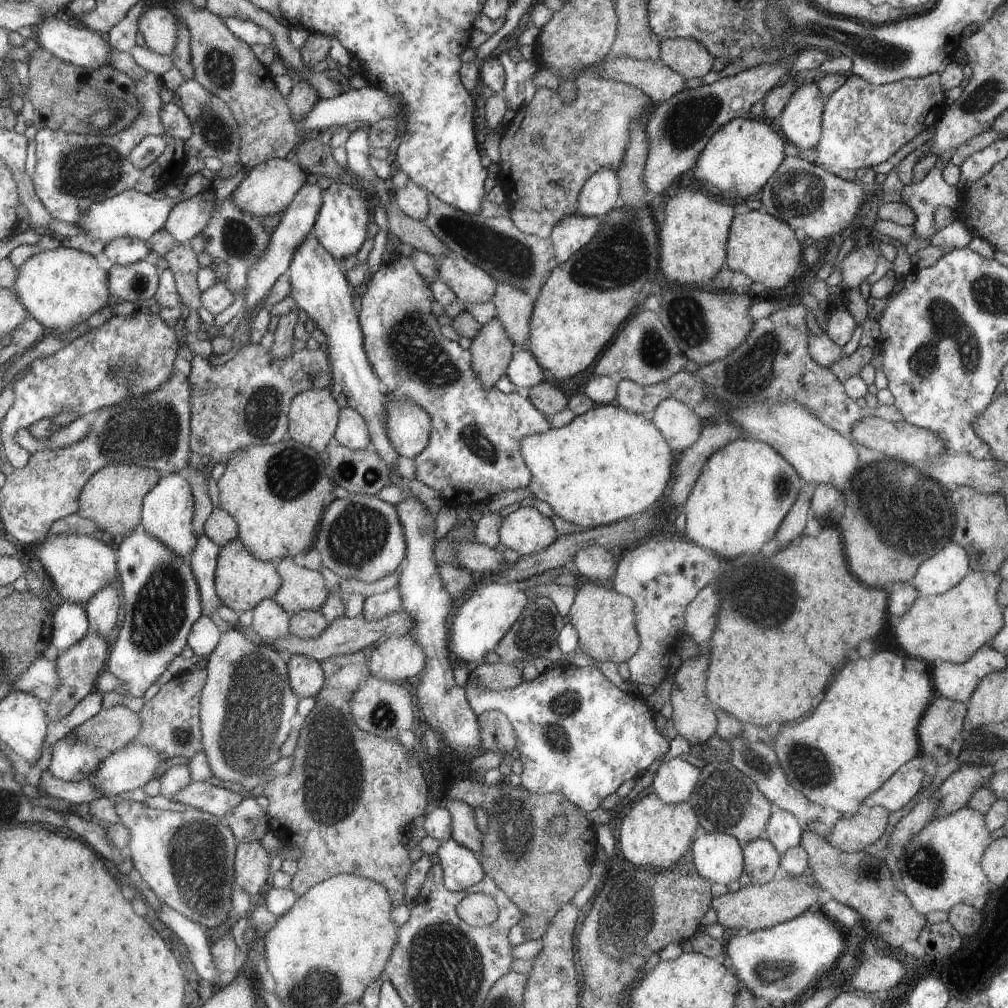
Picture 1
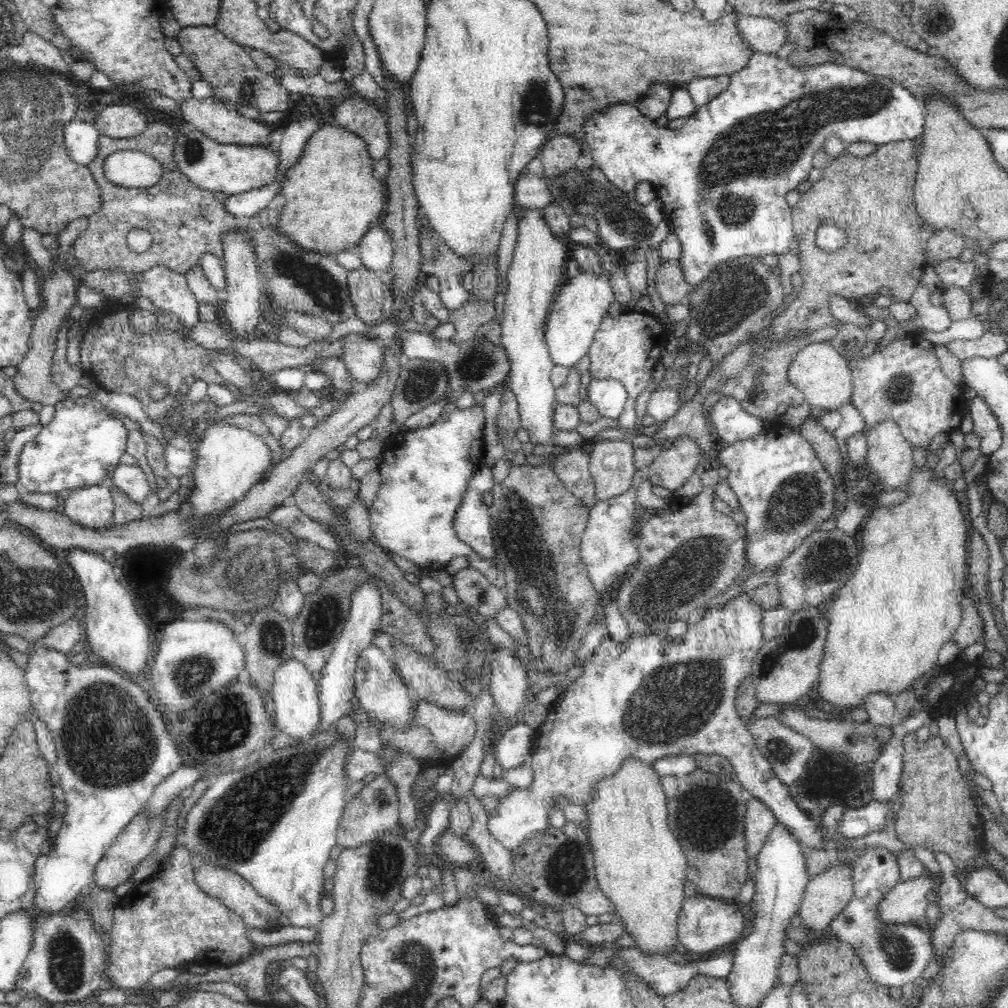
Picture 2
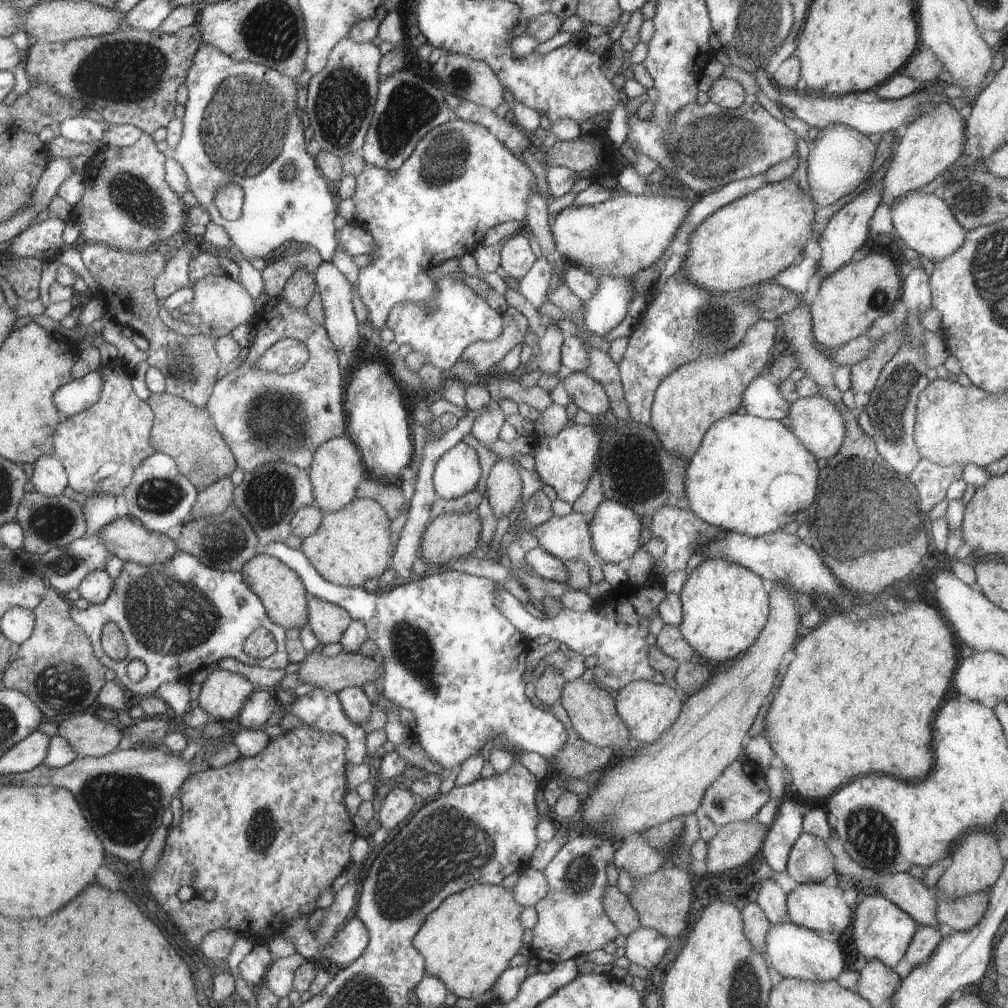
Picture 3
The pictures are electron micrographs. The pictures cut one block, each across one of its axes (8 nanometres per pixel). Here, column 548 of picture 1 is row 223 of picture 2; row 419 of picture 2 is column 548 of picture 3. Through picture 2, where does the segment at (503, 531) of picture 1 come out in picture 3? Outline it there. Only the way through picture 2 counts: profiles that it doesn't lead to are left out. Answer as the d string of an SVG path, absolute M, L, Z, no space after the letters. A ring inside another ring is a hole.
M572 512L564 517L553 516L538 527L530 526L530 524L525 525L530 527L526 528L526 530L530 530L530 534L538 540L538 547L542 548L542 550L556 558L560 558L564 562L582 560L589 568L591 583L593 584L598 584L605 580L602 559L597 553L594 554L594 548L592 548L592 540L594 538L591 536L590 524L584 519L583 514Z

